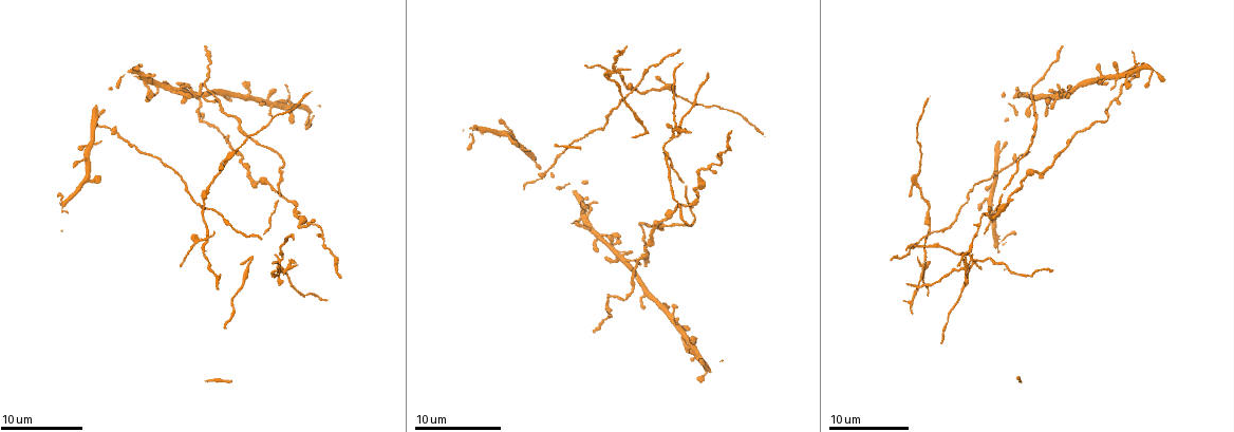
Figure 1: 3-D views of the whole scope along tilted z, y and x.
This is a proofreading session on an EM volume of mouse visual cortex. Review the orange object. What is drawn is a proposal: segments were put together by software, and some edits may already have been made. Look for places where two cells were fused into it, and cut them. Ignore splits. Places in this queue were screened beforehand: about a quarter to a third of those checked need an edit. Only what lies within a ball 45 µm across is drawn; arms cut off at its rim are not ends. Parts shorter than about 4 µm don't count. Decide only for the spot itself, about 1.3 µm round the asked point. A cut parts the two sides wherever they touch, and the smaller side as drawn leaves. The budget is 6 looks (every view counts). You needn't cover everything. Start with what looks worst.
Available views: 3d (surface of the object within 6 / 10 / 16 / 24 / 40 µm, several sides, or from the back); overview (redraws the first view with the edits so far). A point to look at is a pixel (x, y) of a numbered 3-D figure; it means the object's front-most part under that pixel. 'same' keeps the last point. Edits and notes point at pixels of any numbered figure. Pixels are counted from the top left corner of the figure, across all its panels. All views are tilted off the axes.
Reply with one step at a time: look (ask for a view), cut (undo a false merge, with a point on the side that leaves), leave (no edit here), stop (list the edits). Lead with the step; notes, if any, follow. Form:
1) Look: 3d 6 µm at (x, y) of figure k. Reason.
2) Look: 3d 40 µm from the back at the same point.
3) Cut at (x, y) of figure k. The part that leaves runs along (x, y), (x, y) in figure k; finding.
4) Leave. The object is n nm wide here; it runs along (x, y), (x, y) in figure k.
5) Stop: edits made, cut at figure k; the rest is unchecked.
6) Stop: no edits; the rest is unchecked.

Look: 3d 16 µm at (612, 74) of figure 1.

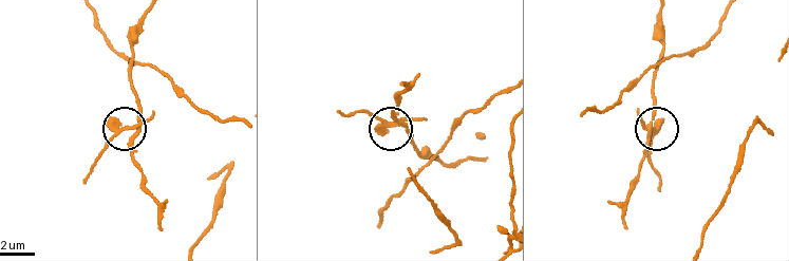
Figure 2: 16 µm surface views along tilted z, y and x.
Cut at (114, 119) of figure 2. The part that leaves runs along (134, 127), (113, 138), (86, 181) in figure 2; two cells meet here.

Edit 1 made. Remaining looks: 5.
Look: 3d 16 µm at (676, 135) of figure 1. Three-way junction.

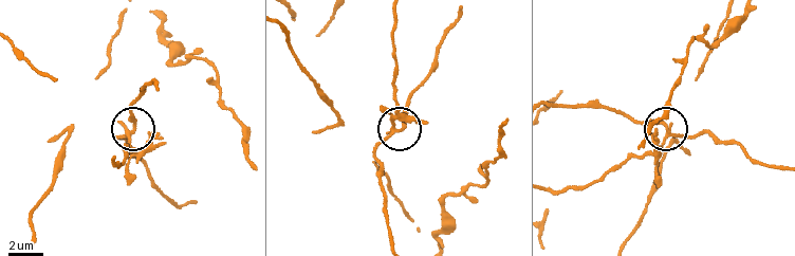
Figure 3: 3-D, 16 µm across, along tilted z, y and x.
Cut at (143, 150) of figure 3. The object is 180 nm wide here; the part that leaves runs along (393, 130), (394, 14) in figure 3; a second cell is stuck on.

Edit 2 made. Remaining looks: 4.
Look: 3d 10 µm at (273, 190) of figure 1. Two arms in line, one across.

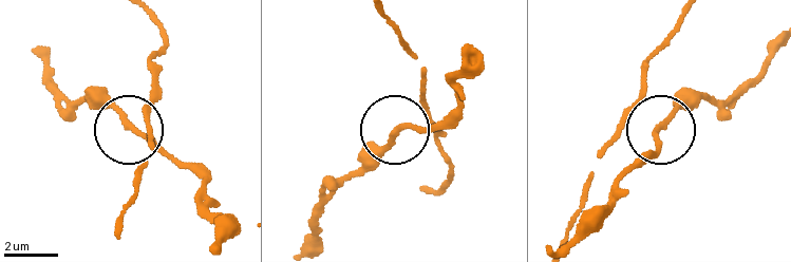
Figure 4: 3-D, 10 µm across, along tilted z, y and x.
Look: 3d 6 µm at (395, 130) of figure 4. Closer look.

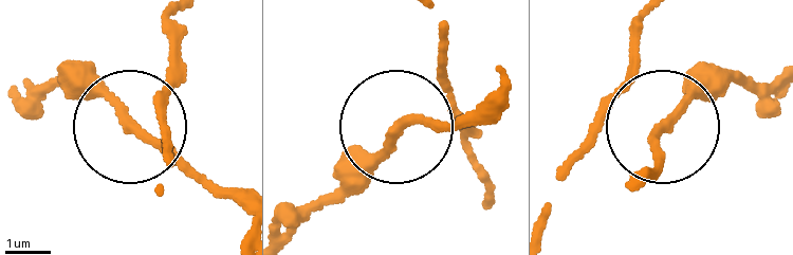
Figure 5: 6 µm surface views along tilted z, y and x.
Leave. 3 arms meet here; it runs along (483, 194), (471, 137), (452, 114), (405, 124), (450, 126) in figure 5; continuous, no second cell.

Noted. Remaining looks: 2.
Stop: edits made, cut at figure 2, cut at figure 3; the rest is unchecked.

